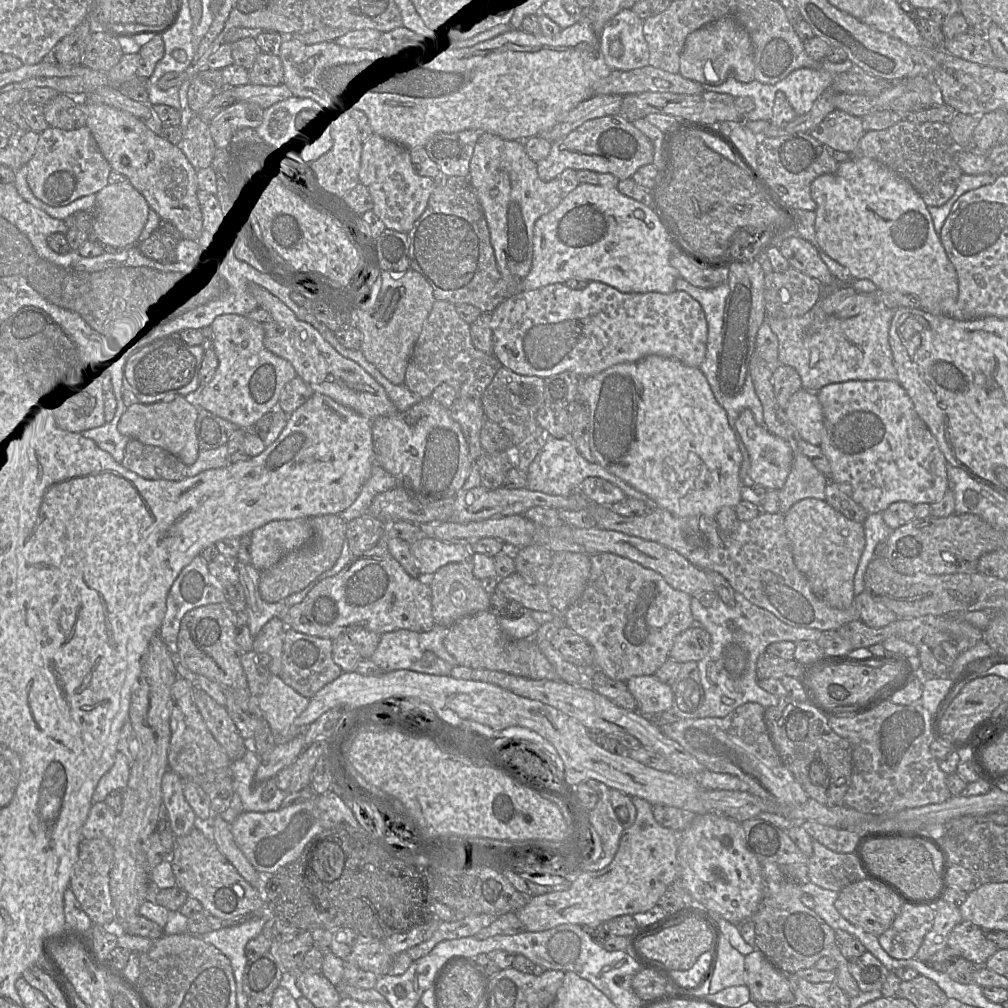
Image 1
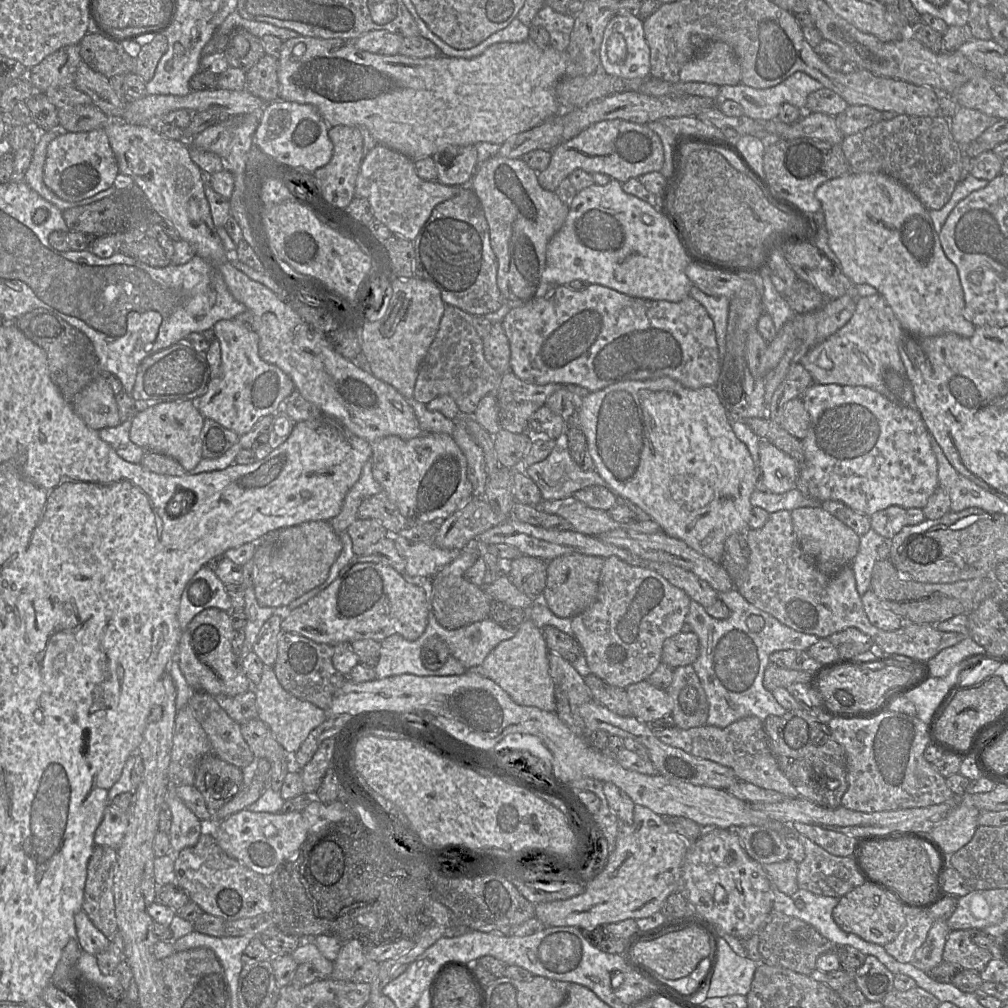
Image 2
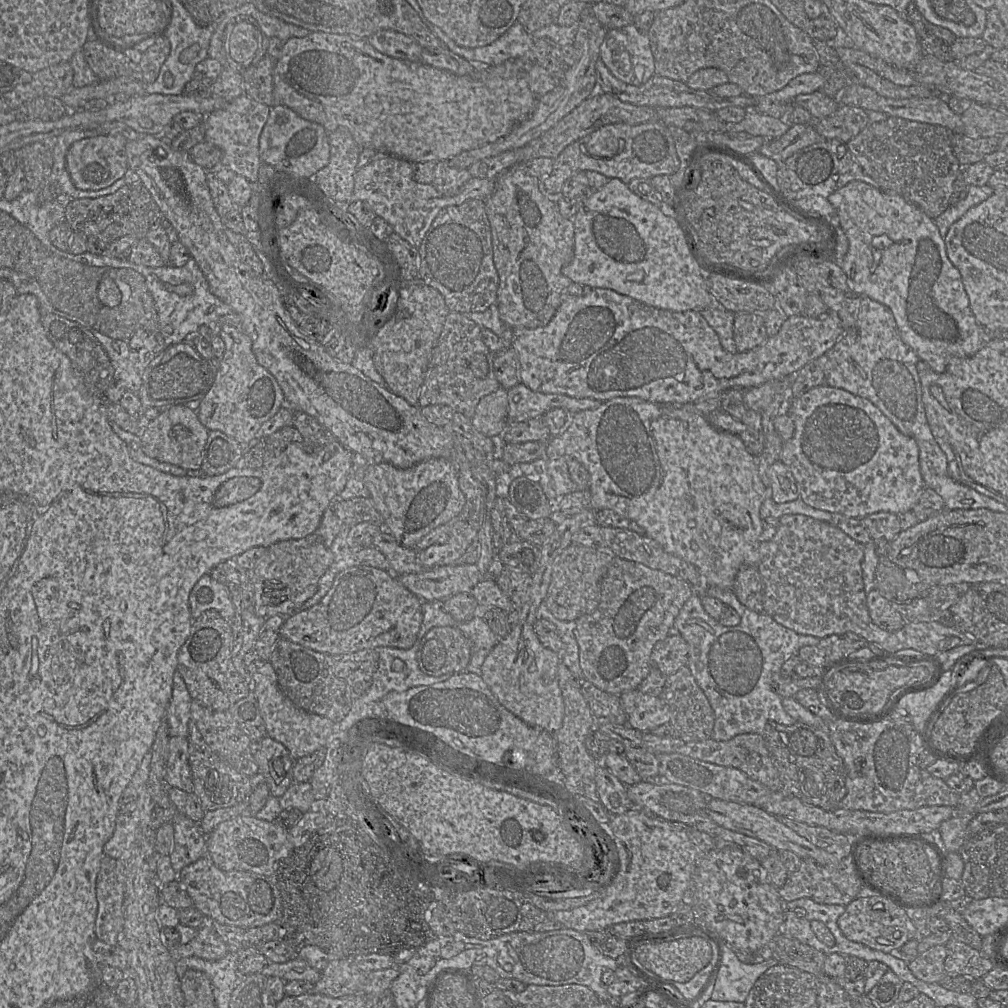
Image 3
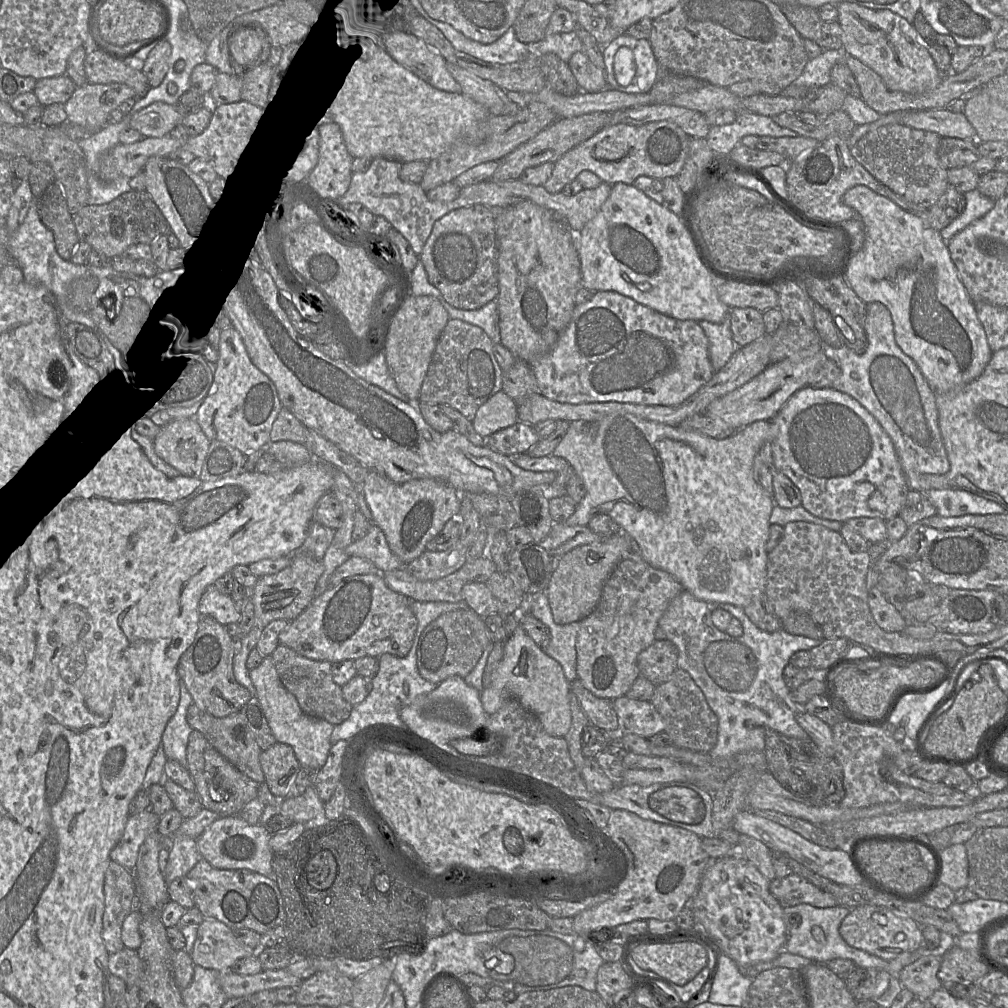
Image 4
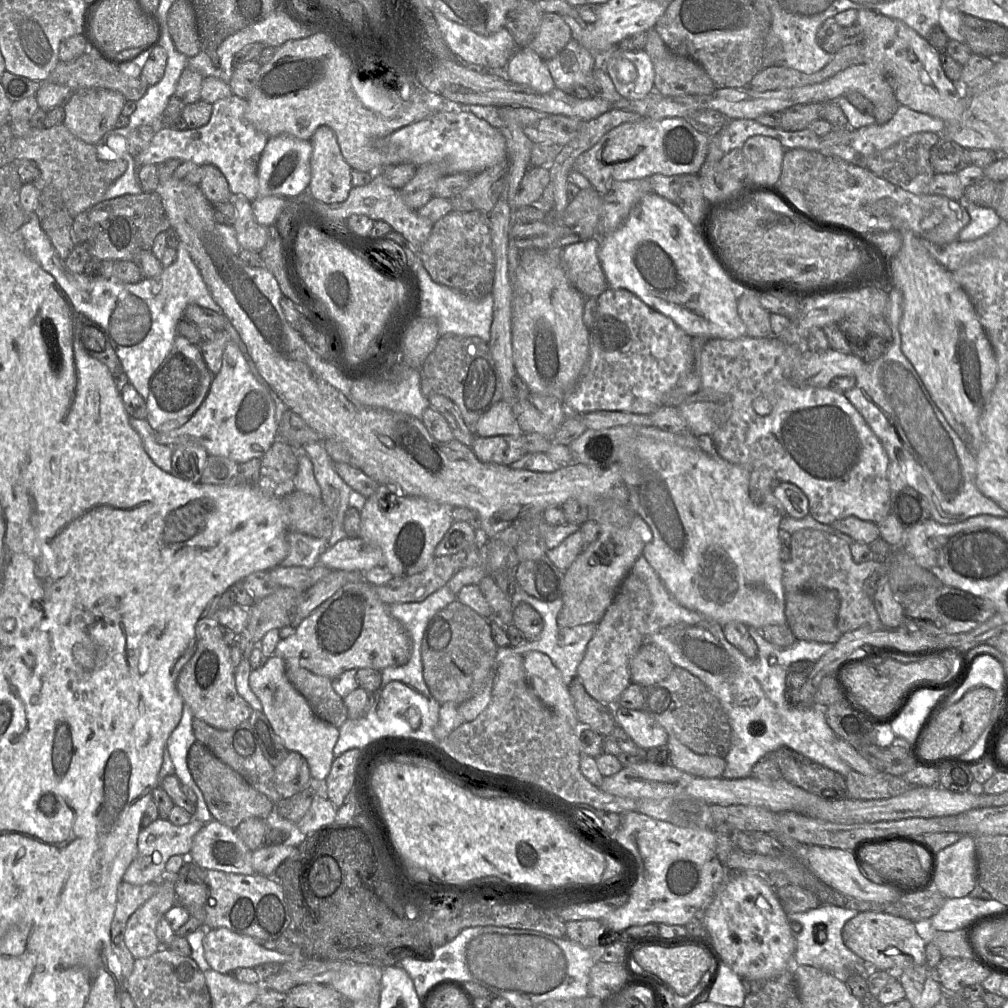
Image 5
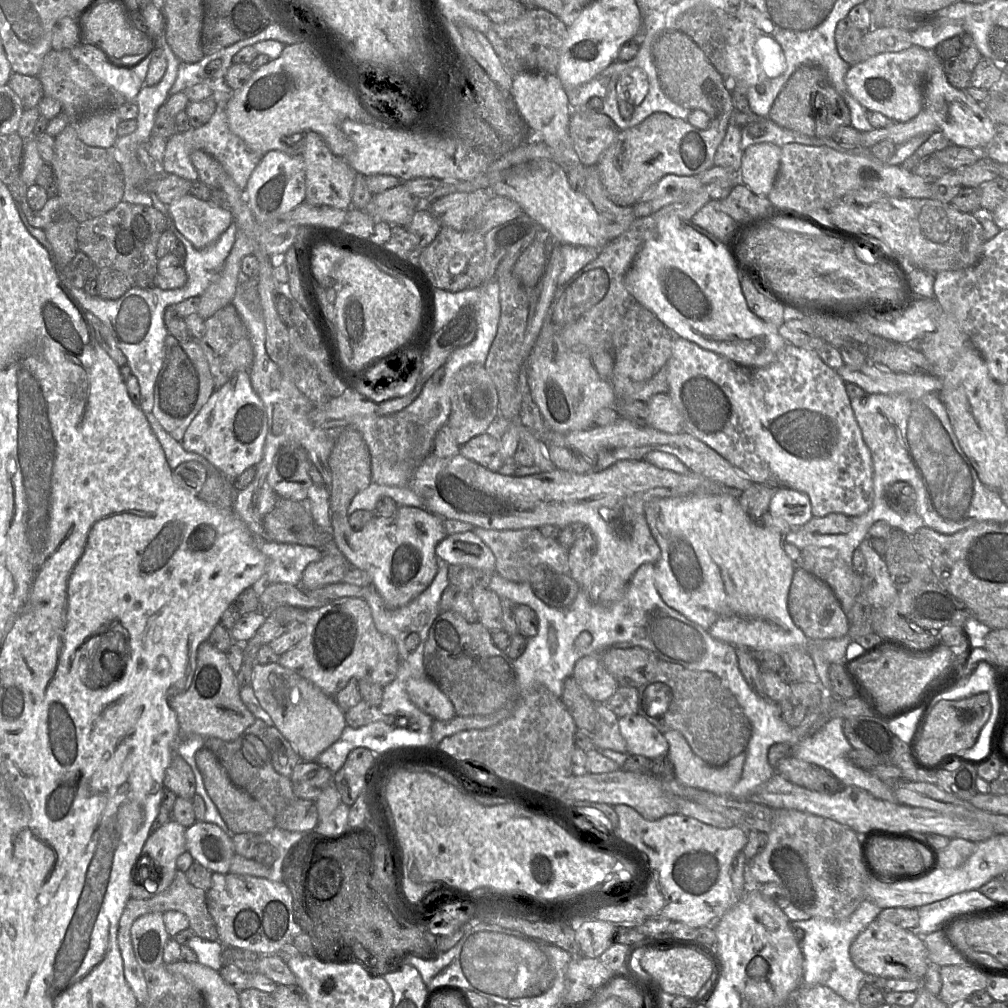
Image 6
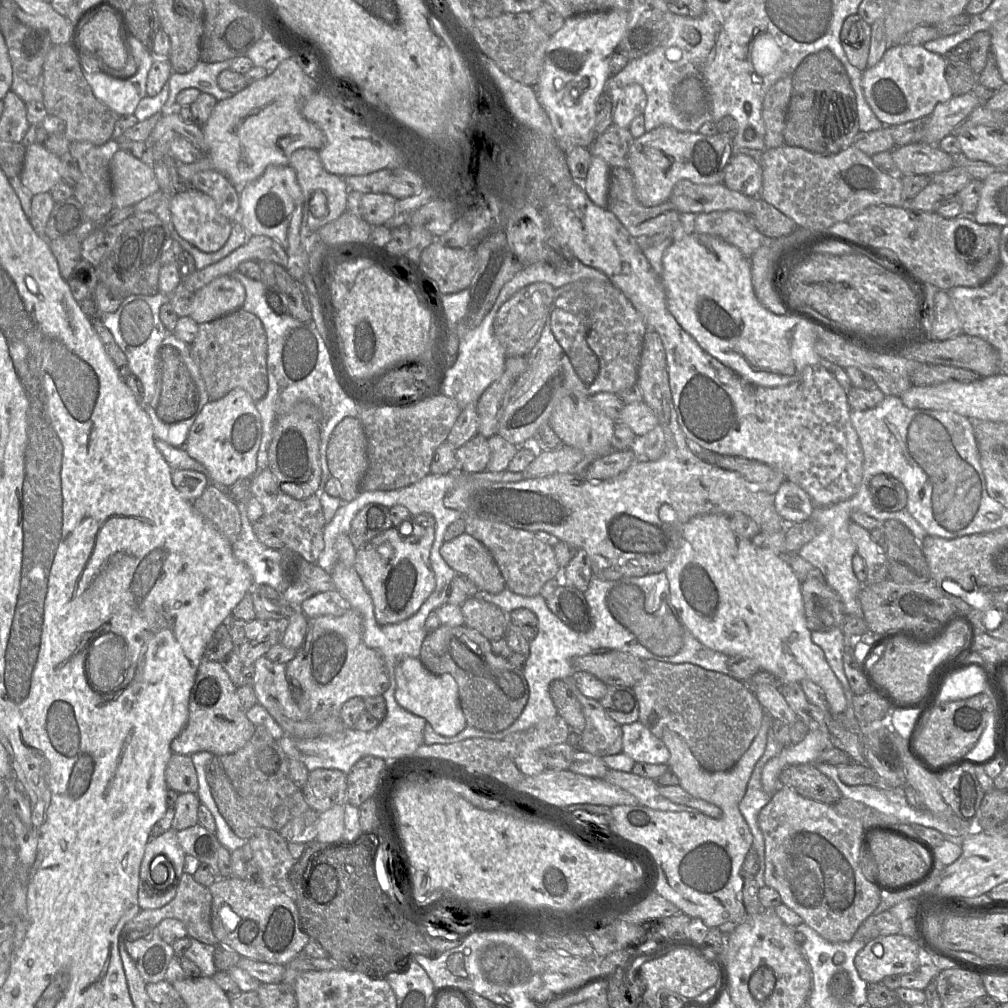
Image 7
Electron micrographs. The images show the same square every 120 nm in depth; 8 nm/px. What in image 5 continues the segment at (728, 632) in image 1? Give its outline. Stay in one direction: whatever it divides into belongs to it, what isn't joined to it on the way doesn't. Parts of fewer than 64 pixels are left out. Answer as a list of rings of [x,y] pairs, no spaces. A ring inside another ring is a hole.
[[[640,556],[635,564],[632,567],[631,570],[633,573],[635,573],[647,586],[649,592],[650,592],[650,597],[651,597],[651,609],[648,614],[648,617],[646,619],[646,627],[645,627],[645,643],[653,643],[657,646],[659,646],[661,649],[663,649],[671,659],[672,663],[675,666],[681,667],[689,671],[691,674],[695,675],[698,677],[709,689],[710,691],[718,698],[720,701],[722,707],[724,708],[730,724],[732,728],[732,743],[730,750],[726,757],[724,758],[726,761],[726,767],[725,770],[722,774],[723,778],[726,779],[741,779],[741,778],[746,778],[751,776],[752,769],[754,765],[757,763],[757,761],[763,757],[765,754],[773,752],[777,750],[780,747],[788,747],[806,757],[809,759],[813,760],[814,762],[821,764],[829,769],[832,769],[838,773],[840,773],[842,776],[847,776],[851,771],[852,768],[844,761],[842,761],[839,756],[836,754],[836,749],[835,749],[835,741],[837,738],[837,735],[834,733],[834,731],[830,728],[826,721],[826,705],[820,705],[820,704],[815,704],[813,703],[810,706],[791,706],[787,703],[784,693],[786,689],[786,683],[785,679],[787,674],[789,673],[789,666],[791,663],[799,661],[799,660],[806,660],[814,664],[817,662],[825,653],[827,653],[834,644],[831,643],[821,643],[821,642],[809,642],[805,640],[796,640],[794,644],[792,644],[789,647],[779,647],[777,645],[774,645],[770,642],[768,642],[760,633],[760,631],[754,627],[748,627],[748,632],[750,637],[754,640],[758,647],[758,652],[757,656],[753,659],[750,659],[746,657],[741,650],[739,650],[737,647],[733,646],[731,643],[727,641],[727,639],[724,636],[722,626],[718,624],[716,621],[713,619],[709,618],[708,616],[693,611],[685,608],[684,606],[680,605],[668,592],[666,587],[664,586],[663,582],[659,578],[658,574],[655,572],[655,570],[651,567],[649,562],[646,560],[644,556]]]

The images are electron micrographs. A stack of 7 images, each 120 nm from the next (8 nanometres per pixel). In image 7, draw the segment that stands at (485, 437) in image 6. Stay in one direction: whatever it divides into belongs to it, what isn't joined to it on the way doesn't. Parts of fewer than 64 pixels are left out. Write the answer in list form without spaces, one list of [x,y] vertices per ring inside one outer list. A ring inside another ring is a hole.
[[[476,435],[463,446],[455,450],[457,469],[466,474],[485,471],[490,460],[488,439]]]

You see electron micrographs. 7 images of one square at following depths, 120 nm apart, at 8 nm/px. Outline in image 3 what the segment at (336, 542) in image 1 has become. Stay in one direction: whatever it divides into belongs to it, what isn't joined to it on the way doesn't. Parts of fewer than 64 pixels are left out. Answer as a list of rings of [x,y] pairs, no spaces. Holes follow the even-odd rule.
[[[315,532],[301,539],[283,540],[267,547],[267,552],[250,571],[250,580],[254,585],[255,614],[269,618],[274,615],[290,616],[298,611],[316,593],[320,578],[333,560],[330,548]]]

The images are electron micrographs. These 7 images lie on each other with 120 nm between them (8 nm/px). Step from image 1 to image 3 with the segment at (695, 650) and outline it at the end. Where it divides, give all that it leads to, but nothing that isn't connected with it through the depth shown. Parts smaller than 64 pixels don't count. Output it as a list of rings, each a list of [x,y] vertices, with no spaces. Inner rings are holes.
[[[668,635],[652,650],[652,666],[669,676],[688,663],[689,646],[681,635]]]

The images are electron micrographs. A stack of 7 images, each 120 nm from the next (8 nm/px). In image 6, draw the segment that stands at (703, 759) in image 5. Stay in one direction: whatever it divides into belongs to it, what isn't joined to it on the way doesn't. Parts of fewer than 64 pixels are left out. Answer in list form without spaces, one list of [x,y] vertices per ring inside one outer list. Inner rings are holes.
[[[669,730],[663,735],[669,744],[668,756],[680,783],[717,795],[729,796],[741,778],[746,751],[723,766],[712,766],[693,752],[686,738],[678,730]]]

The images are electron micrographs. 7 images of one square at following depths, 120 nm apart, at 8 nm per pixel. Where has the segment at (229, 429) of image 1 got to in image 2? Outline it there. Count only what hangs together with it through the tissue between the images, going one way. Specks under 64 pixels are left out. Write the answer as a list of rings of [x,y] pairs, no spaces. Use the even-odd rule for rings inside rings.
[[[205,418],[201,429],[202,458],[221,457],[231,446],[237,443],[239,436],[214,420]]]

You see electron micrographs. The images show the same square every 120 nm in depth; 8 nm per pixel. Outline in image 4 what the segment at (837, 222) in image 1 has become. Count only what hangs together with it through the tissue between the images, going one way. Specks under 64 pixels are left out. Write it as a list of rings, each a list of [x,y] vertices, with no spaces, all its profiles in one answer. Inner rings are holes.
[[[864,185],[847,190],[843,202],[855,211],[865,230],[864,243],[853,254],[845,274],[850,287],[865,303],[880,302],[887,307],[892,315],[898,346],[914,360],[936,394],[957,390],[977,379],[991,360],[993,351],[975,304],[961,281],[950,258],[947,242],[939,231]]]

